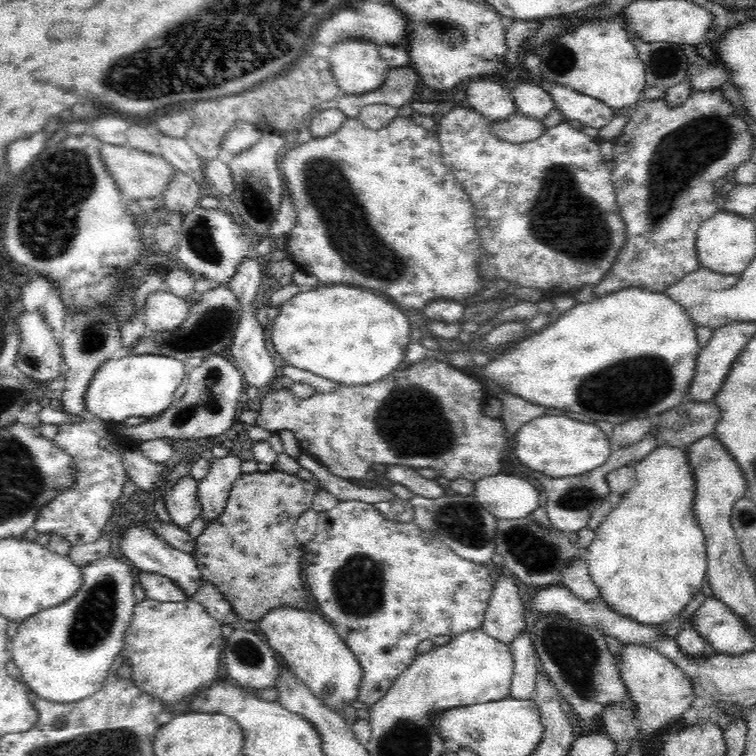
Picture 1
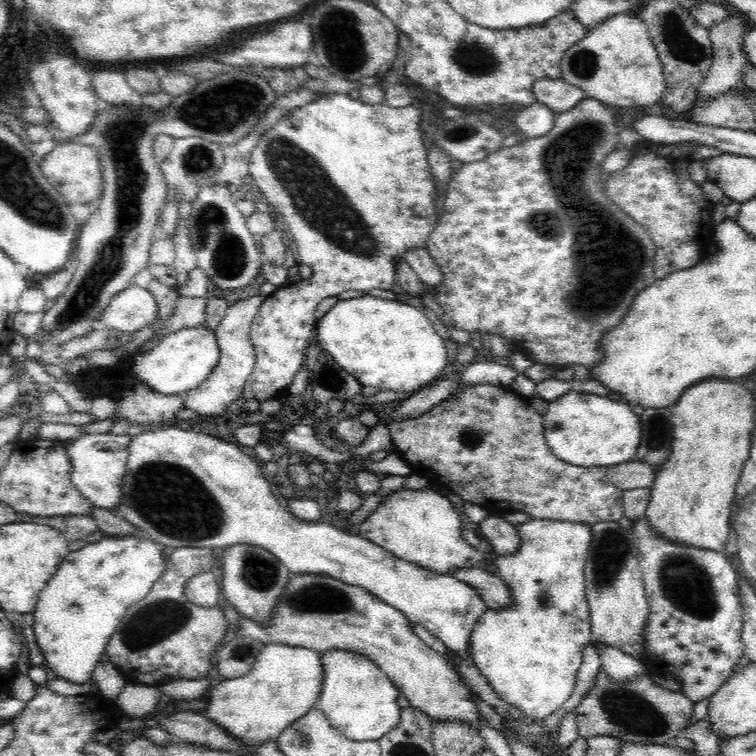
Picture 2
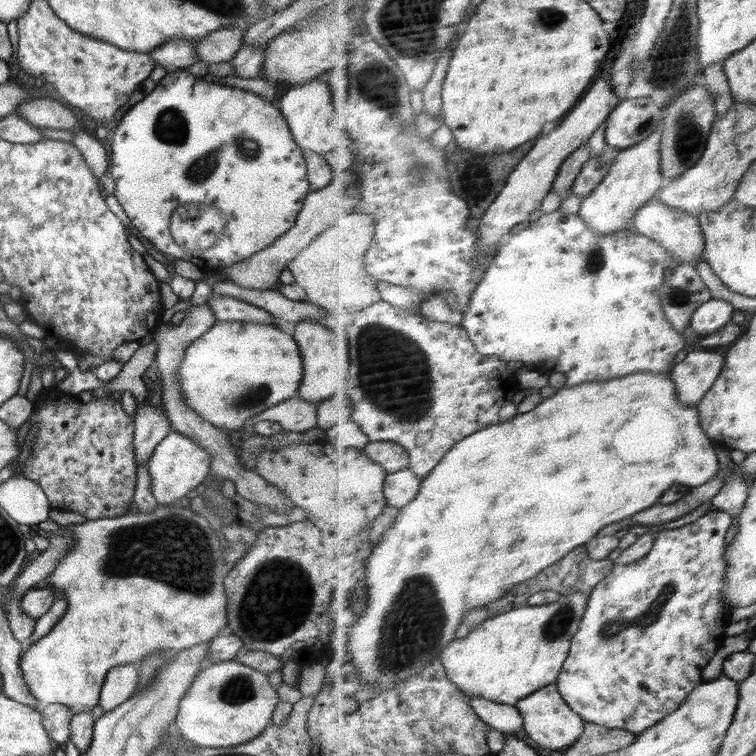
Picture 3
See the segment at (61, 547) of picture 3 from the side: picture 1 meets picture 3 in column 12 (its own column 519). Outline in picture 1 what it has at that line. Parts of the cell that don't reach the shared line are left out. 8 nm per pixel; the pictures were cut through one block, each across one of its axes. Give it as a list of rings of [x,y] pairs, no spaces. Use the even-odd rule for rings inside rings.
[[[502,572],[502,576],[494,583],[495,587],[481,627],[492,638],[510,644],[528,627],[525,609],[516,587],[516,579],[510,573]]]

